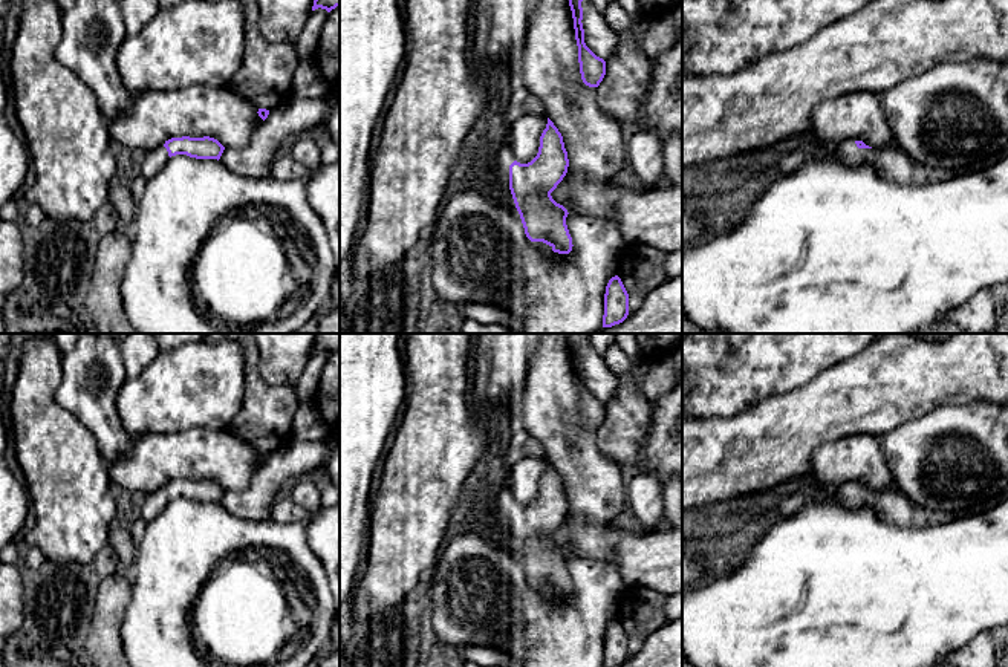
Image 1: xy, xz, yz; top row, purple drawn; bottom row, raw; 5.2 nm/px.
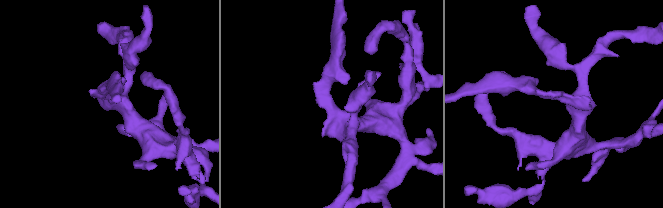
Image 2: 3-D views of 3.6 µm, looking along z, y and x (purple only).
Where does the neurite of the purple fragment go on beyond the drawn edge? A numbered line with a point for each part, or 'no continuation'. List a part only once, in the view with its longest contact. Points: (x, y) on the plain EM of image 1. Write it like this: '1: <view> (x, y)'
1: xz (500, 536)

